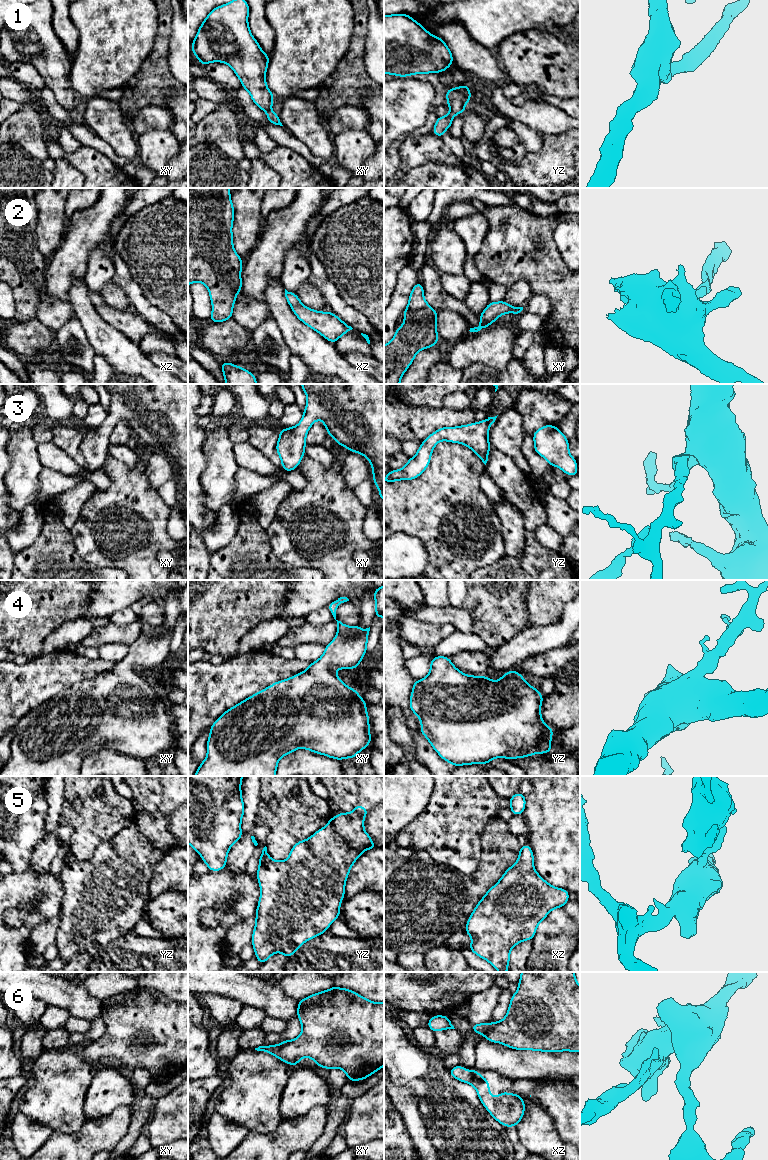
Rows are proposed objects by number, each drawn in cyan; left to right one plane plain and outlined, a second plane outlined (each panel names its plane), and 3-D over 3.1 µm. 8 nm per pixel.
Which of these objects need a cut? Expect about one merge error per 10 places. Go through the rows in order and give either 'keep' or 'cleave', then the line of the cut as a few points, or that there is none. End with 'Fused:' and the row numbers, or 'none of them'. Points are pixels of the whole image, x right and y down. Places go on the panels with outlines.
1: keep; cut none
2: keep; cut none
3: keep; cut none
4: keep; cut none
5: keep; cut none
6: keep; cut none
Fused: none of them

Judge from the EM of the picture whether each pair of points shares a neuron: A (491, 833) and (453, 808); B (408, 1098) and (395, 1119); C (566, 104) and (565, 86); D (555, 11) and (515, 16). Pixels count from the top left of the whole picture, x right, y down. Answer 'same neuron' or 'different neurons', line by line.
A: different neurons
B: different neurons
C: different neurons
D: same neuron

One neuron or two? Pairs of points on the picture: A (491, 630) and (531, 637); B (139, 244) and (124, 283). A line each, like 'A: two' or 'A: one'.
A: two
B: two

